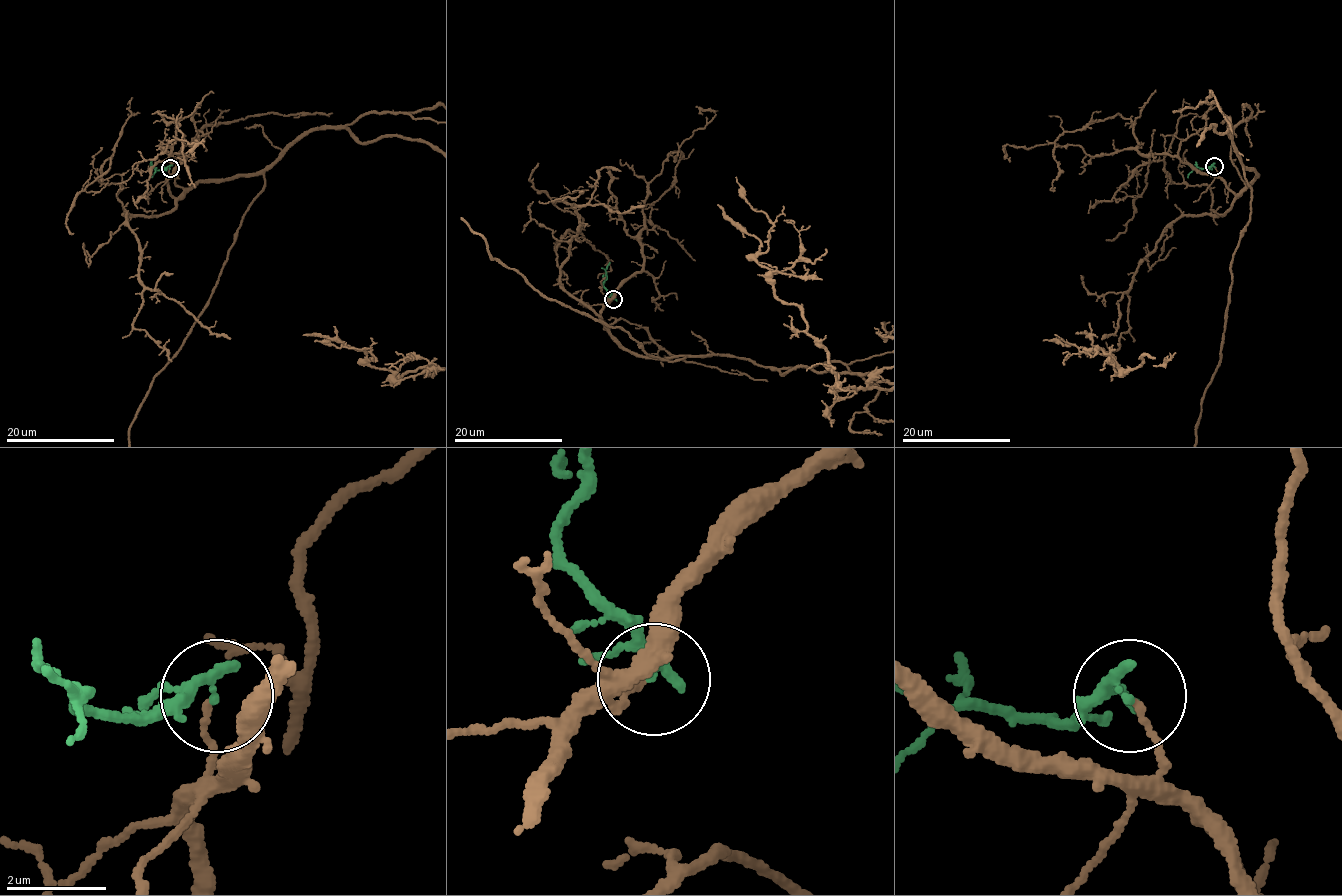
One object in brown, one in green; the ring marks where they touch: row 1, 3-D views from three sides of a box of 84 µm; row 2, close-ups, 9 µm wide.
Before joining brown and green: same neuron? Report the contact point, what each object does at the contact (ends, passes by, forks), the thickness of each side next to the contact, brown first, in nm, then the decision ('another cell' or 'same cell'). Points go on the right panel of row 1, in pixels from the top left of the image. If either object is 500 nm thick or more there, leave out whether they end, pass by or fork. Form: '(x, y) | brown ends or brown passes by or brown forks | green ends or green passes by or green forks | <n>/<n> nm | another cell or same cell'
(1214, 166) | brown ends | green passes by | 110/170 nm | another cell

